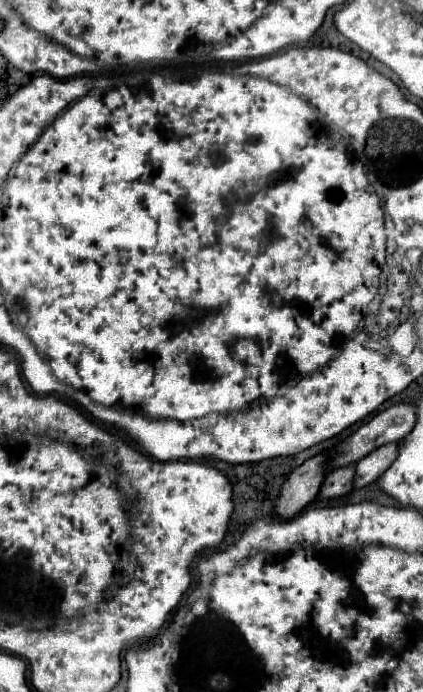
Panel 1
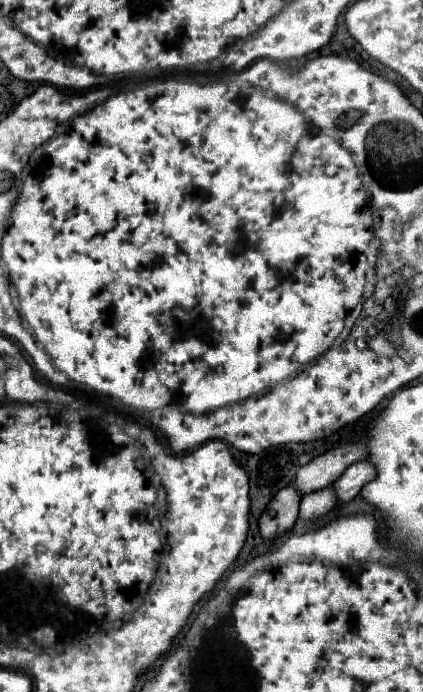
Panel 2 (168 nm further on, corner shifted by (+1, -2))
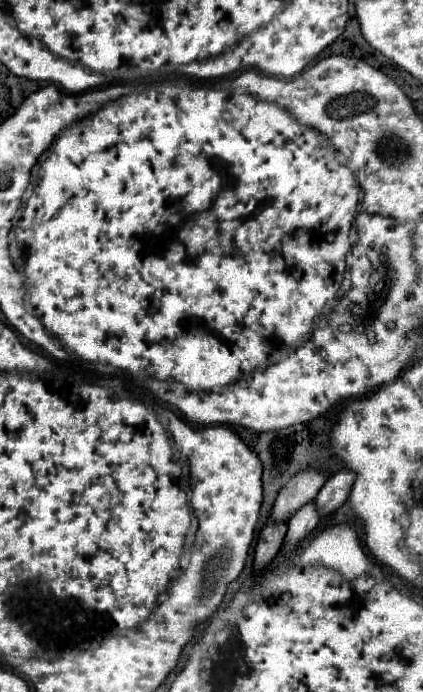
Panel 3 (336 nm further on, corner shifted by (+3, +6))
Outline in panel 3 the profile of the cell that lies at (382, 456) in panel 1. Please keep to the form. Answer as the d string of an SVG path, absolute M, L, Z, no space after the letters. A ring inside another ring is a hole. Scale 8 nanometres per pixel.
M346 468L336 472L334 476L330 476L316 496L316 506L318 506L320 514L330 514L330 512L338 510L348 500L354 480L356 480L356 474L352 470L348 472Z

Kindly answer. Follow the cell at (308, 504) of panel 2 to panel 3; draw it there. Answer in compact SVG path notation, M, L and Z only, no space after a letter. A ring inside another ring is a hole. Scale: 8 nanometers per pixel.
M310 500L308 504L304 504L302 508L298 508L292 518L288 520L288 534L286 534L286 542L284 542L284 552L292 552L298 542L316 528L320 520L320 514L318 514L318 508L316 508L316 502Z

